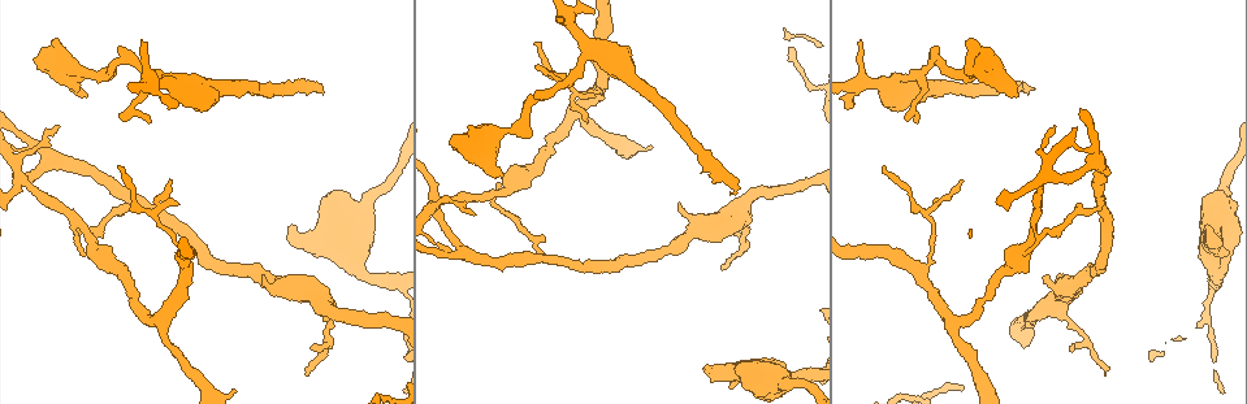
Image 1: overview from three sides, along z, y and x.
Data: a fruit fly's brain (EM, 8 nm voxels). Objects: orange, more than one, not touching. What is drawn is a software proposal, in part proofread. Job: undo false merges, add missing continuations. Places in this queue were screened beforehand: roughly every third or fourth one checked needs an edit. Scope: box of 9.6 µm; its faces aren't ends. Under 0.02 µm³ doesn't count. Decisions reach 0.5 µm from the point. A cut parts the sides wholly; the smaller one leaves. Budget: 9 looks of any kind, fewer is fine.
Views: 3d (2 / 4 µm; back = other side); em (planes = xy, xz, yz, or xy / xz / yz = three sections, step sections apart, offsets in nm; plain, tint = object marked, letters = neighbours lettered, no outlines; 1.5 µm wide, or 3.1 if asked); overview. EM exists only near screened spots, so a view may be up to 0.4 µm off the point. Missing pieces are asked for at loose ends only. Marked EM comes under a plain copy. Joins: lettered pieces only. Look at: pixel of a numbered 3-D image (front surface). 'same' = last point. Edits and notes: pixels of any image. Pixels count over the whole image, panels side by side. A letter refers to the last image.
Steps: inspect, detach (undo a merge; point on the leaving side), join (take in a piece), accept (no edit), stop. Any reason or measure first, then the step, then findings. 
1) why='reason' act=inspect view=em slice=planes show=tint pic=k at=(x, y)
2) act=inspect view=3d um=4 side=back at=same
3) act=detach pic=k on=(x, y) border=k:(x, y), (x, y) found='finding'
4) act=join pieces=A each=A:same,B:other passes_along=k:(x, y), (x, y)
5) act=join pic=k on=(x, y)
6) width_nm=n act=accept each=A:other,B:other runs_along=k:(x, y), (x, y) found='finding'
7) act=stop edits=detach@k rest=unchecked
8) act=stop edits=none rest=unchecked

why='two arms in line, one across' act=inspect view=3d um=4 pic=1 at=(559, 258)

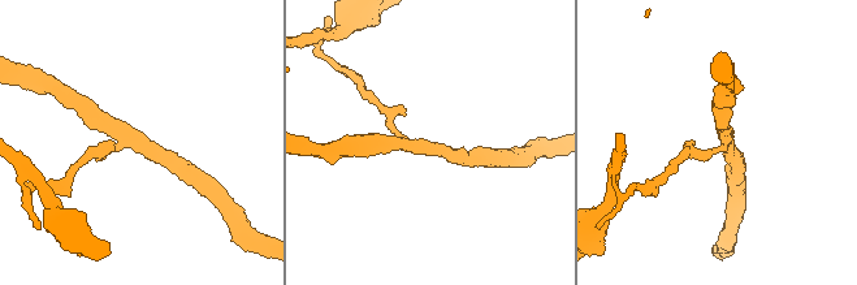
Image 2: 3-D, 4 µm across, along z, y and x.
why='need the tissue' act=inspect view=em slice=planes show=tint pic=2 at=(140, 145)

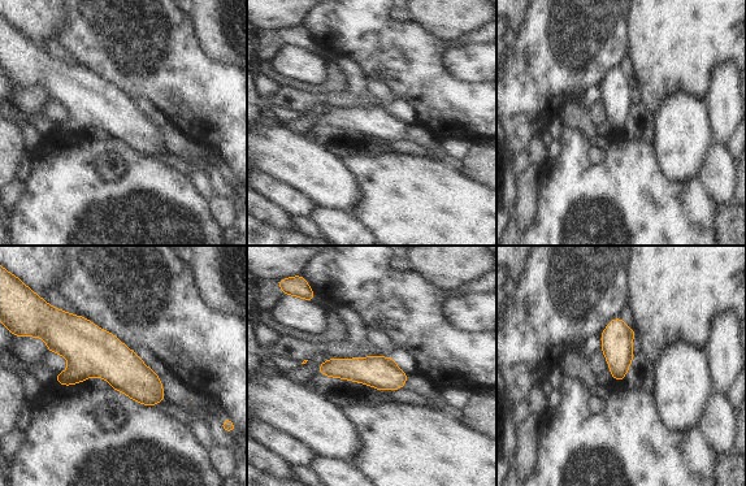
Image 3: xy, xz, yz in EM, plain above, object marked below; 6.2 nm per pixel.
why='see the neighbours' act=inspect view=em slice=planes show=letters at=same

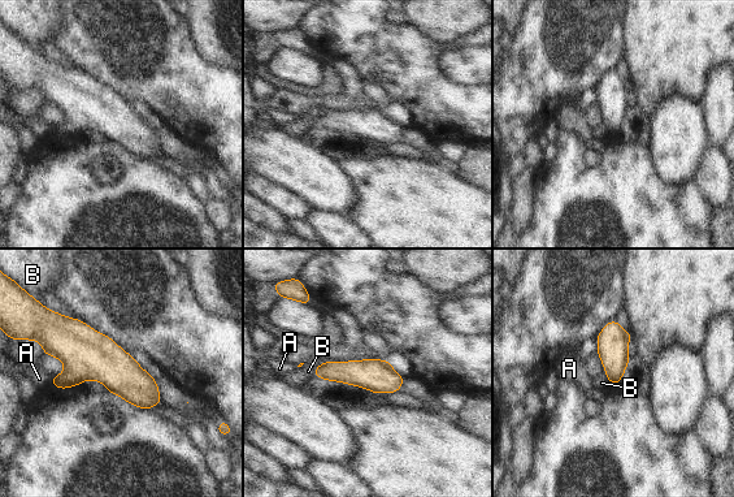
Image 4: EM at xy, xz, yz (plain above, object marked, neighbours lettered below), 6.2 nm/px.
act=accept each=A:other,B:other border=4:(44, 353), (63, 363), (60, 375) found='all the same neuron'

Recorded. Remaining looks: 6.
why='calibre changes' act=inspect view=em slice=planes show=letters pic=1 at=(684, 234)

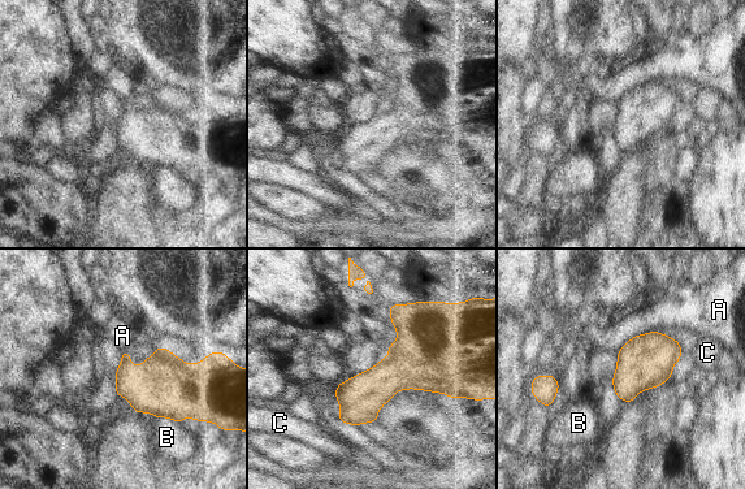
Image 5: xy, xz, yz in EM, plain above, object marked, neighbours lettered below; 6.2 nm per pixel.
act=accept each=A:other,B:other,C:other border=5:(654, 330), (632, 337), (618, 353) found='all the same neuron'

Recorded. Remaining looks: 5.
why='thin end' act=inspect view=em slice=planes show=letters pic=1 at=(119, 165)

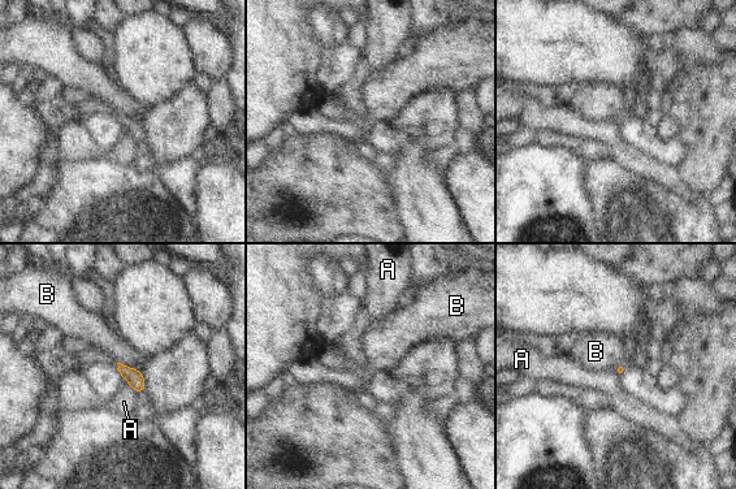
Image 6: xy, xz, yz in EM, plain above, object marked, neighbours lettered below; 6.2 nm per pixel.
act=accept each=A:other,B:other border=6:(117, 362), (141, 372) found='no lettered piece goes on from it'

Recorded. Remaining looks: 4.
why='thin neck' act=inspect view=em slice=yz step=4 show=tint pic=1 at=(983, 299)

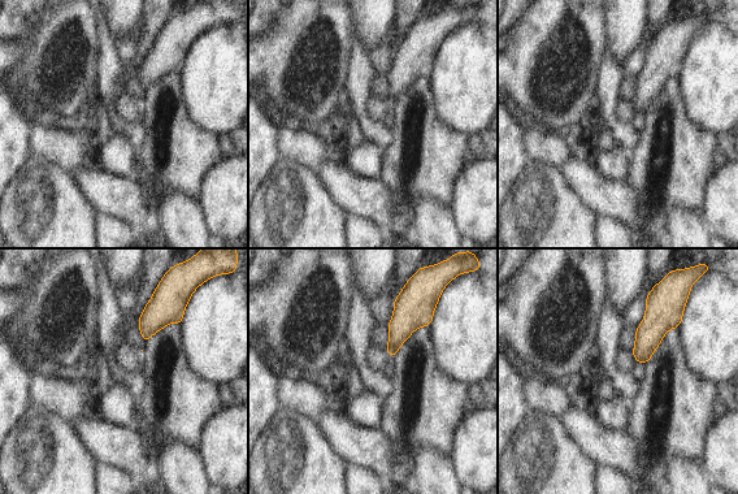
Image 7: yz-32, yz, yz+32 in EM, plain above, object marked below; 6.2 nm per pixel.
act=inspect view=em slice=xy step=4 show=letters at=same

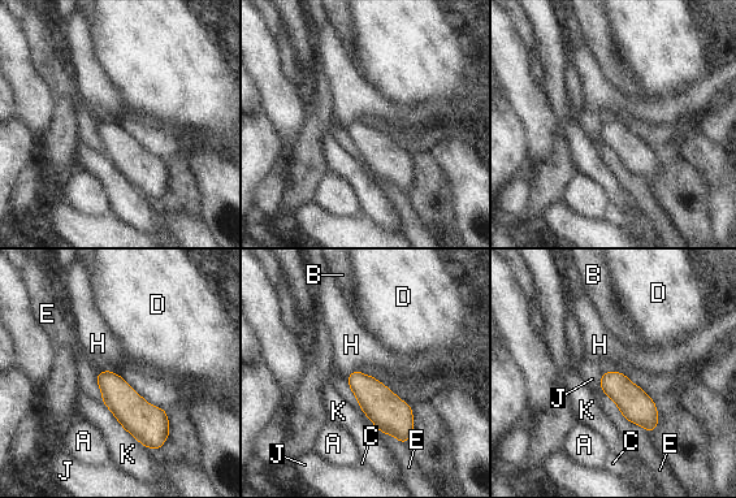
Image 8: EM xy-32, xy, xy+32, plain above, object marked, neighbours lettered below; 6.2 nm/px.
longest_contact=E:550nm act=accept each=A:other,B:other,C:other,D:other,E:other,H:other,J:other,K:other border=8:(602, 373), (601, 388) found='one neuron here'

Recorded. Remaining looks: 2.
act=stop edits=none rest=unchecked

